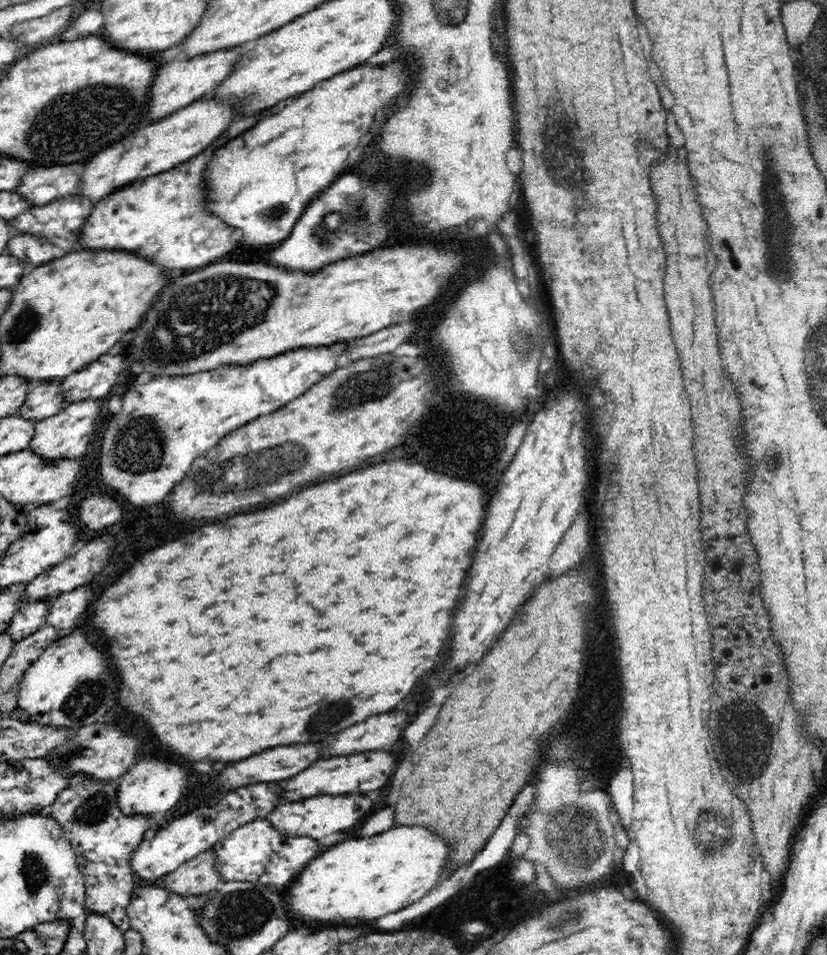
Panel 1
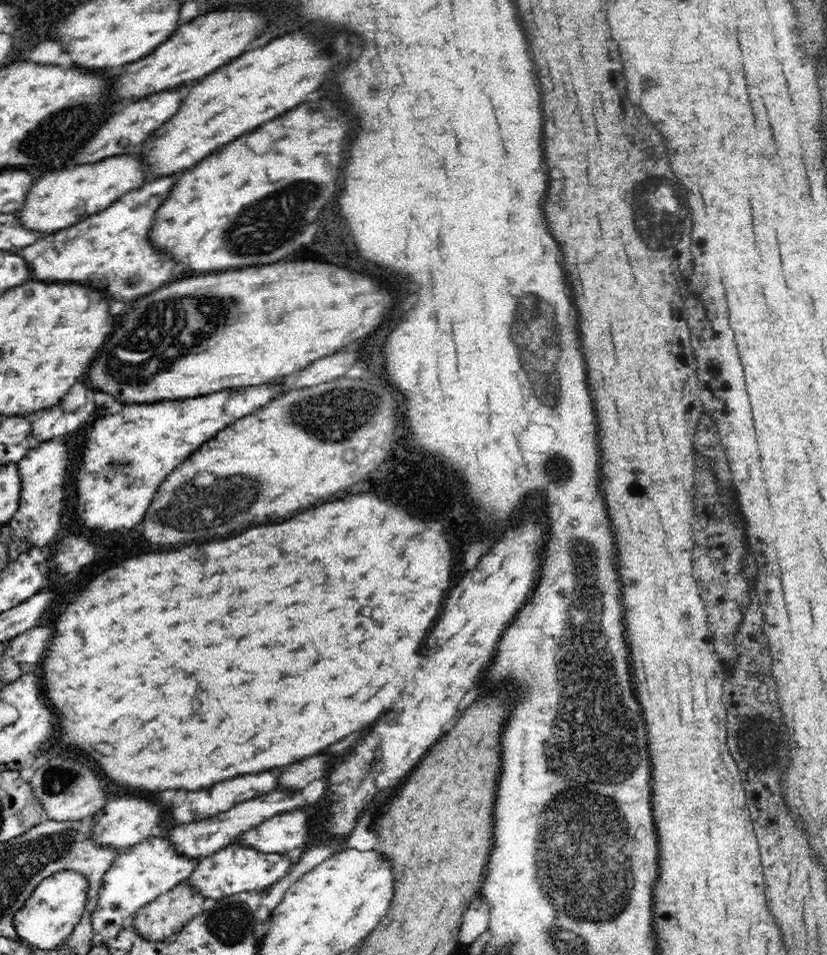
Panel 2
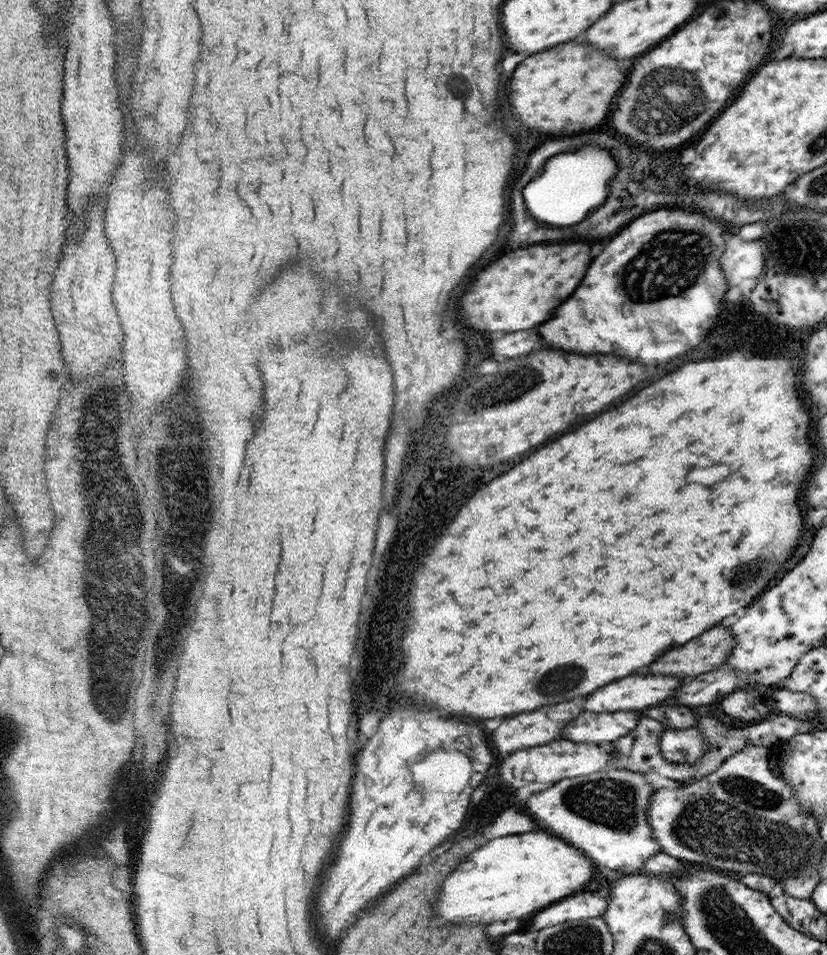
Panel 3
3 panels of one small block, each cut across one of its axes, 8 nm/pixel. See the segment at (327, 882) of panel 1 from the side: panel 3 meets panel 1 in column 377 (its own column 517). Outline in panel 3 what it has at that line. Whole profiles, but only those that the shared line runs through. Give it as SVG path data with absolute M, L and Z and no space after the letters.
M546 832L490 840L472 852L468 862L450 876L436 904L436 916L450 920L446 924L476 926L490 924L490 920L496 924L539 913L558 900L580 893L594 872L592 863L580 849L568 846Z

